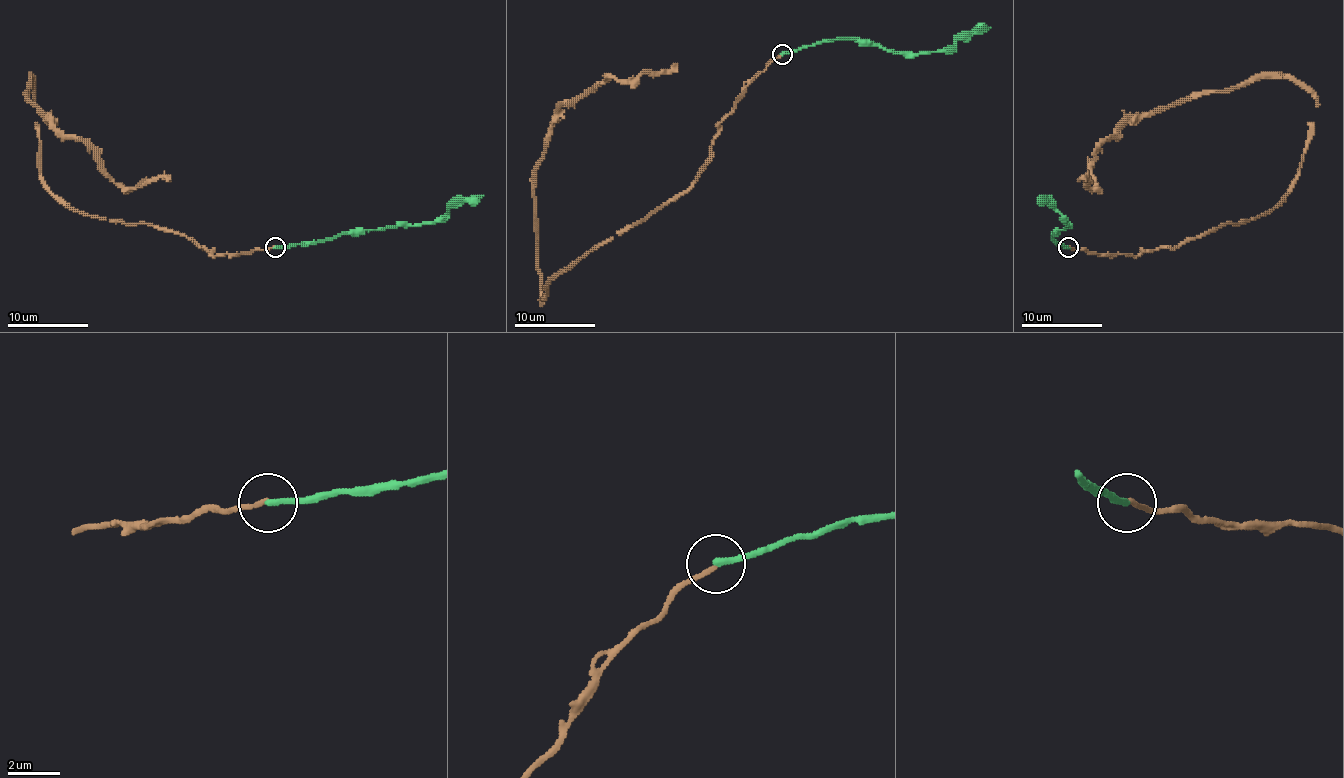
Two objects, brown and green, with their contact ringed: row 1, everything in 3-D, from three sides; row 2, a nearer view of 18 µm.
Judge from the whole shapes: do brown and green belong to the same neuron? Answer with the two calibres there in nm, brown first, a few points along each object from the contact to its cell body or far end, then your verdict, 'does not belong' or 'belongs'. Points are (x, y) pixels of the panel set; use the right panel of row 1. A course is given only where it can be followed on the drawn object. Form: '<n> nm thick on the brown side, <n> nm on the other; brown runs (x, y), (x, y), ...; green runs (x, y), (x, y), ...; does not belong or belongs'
190 nm thick on the brown side, 240 nm on the other; brown runs (1070, 248), (1138, 256), (1269, 211), (1316, 98), (1287, 78), (1203, 90), (1132, 115), (1094, 187), (1078, 179); green runs (1067, 248), (1055, 242), (1053, 234), (1065, 226), (1065, 220), (1041, 195); does not belong

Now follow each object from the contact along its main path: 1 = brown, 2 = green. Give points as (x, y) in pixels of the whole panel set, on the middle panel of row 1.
1: (782, 56), (720, 124), (695, 181), (556, 276), (542, 302), (534, 173), (552, 118), (605, 78), (677, 64)
2: (782, 53), (849, 39), (865, 39), (895, 51), (948, 51), (972, 31), (990, 27)

